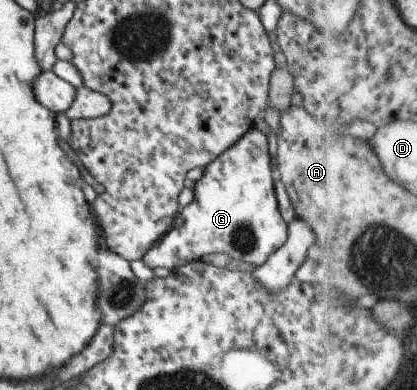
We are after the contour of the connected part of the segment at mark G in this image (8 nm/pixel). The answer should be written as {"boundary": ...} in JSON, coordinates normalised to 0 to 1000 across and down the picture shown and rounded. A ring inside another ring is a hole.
{"boundary":[[[604,326],[554,379],[540,385],[489,431],[487,451],[468,469],[463,515],[432,538],[439,551],[439,579],[415,579],[384,621],[374,621],[348,646],[341,662],[348,679],[365,690],[374,682],[396,682],[415,695],[451,672],[530,649],[624,685],[643,654],[683,626],[691,608],[688,574],[669,546],[652,446],[655,426],[640,351]]]}

